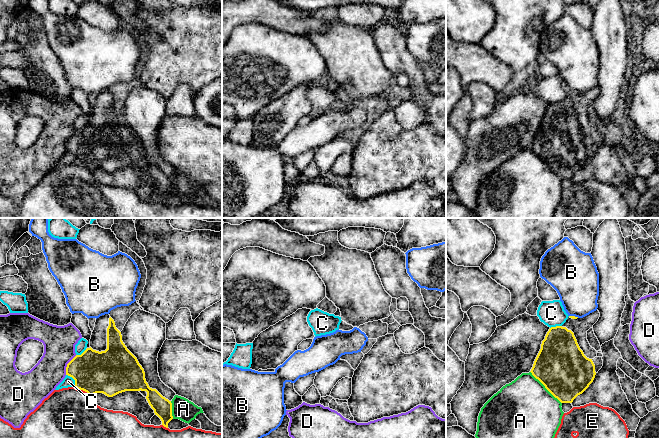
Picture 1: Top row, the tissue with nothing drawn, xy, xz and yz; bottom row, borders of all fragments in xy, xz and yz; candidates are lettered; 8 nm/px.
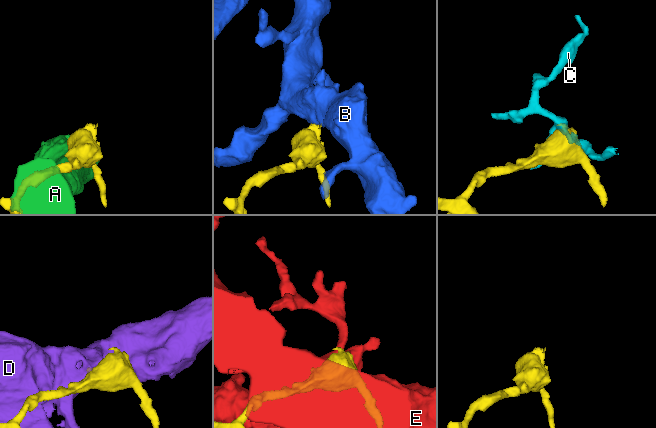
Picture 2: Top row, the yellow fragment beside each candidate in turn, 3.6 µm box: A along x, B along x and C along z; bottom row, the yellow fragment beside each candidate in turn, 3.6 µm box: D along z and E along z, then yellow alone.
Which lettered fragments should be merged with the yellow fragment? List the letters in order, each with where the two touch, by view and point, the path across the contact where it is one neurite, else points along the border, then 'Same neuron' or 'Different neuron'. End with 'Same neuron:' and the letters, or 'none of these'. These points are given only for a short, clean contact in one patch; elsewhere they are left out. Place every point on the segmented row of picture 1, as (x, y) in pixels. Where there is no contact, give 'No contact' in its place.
A: Touches yellow at yz (545, 387). Different neuron
B: Touches yellow at yz (574, 316). Different neuron
C: Touches yellow at xy (73, 378). Different neuron
D: Touches yellow at xy (67, 365). Different neuron
E: Touches yellow at xy (82, 389). Different neuron
Same neuron: none of these

